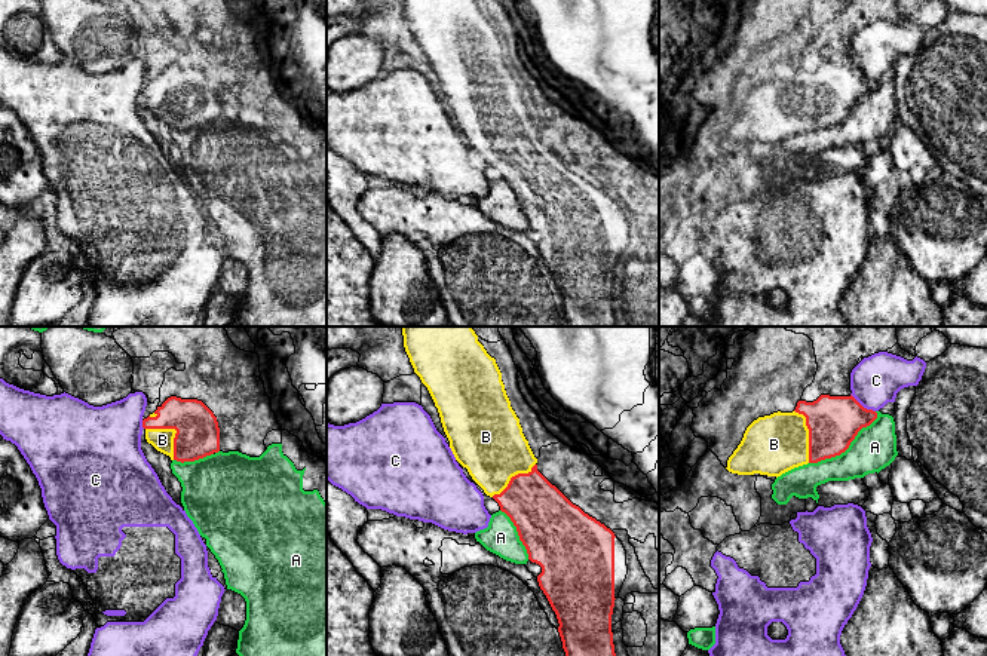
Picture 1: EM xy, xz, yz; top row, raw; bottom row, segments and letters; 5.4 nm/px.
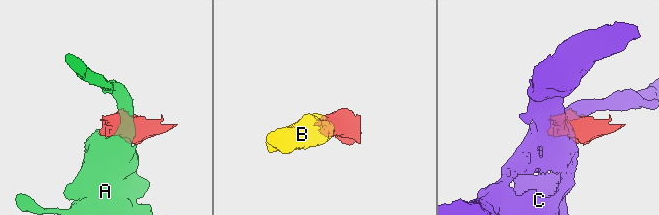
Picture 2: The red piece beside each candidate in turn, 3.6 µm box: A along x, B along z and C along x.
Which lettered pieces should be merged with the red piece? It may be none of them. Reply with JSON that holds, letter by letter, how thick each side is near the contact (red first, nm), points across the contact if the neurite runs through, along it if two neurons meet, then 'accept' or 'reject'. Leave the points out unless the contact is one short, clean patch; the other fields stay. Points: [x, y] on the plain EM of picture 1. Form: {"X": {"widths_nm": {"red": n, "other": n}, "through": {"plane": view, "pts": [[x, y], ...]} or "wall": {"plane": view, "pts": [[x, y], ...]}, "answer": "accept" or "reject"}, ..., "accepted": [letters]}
{"A": {"widths_nm": {"red": 280, "other": 240}, "answer": "reject"}, "B": {"widths_nm": {"red": 240, "other": 120}, "through": {"plane": "xy", "pts": [[198, 103], [186, 97], [175, 97], [162, 107]]}, "answer": "accept"}, "C": {"widths_nm": {"red": 280, "other": 260}, "answer": "reject"}, "accepted": ["B"]}

